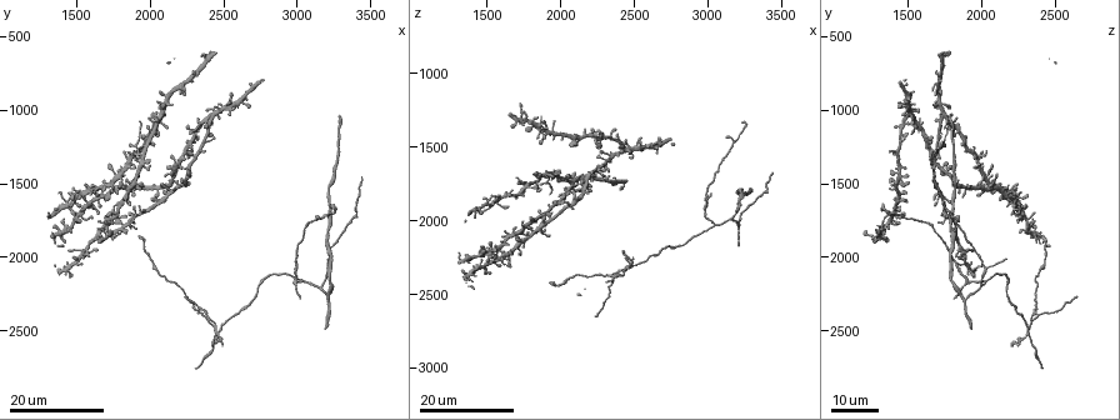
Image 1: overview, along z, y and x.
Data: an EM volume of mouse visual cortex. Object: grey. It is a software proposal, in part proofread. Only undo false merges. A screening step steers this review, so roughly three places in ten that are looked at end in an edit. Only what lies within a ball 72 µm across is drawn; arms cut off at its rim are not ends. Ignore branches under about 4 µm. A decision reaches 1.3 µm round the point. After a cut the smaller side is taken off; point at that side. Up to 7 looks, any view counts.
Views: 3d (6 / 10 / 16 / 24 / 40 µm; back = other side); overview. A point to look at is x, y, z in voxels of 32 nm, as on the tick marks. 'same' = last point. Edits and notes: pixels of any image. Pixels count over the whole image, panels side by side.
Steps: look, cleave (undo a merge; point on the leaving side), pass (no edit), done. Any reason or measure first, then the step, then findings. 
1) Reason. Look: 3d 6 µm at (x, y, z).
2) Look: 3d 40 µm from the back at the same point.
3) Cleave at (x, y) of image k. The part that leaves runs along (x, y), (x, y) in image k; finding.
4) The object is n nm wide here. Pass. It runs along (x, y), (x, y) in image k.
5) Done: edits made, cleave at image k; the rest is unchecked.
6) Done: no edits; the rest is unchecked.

Arms run side by side. Look: 3d 16 µm at (1580, 1680, 2240).

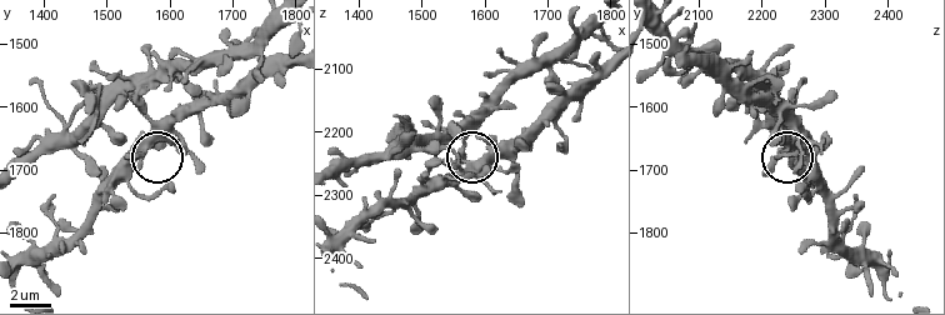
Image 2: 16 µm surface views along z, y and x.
Look: 3d 6 µm at (1555, 1675, 2250).

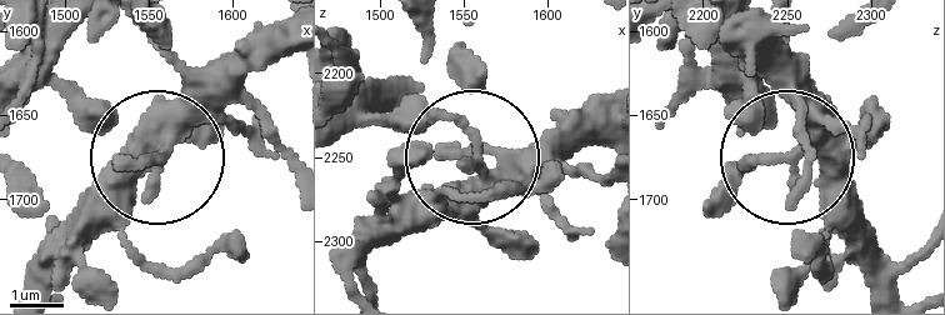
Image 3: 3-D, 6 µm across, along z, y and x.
3 arms meet here. Pass. Continuous, no second neuron.

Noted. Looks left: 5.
Three arms meet. Look: 3d 16 µm at (3040, 2160, 2040).

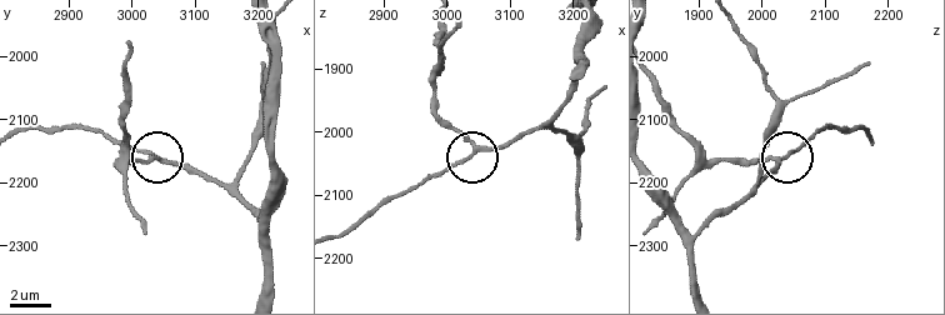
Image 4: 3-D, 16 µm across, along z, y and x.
Look: 3d 10 µm at (3045, 2165, 2020).

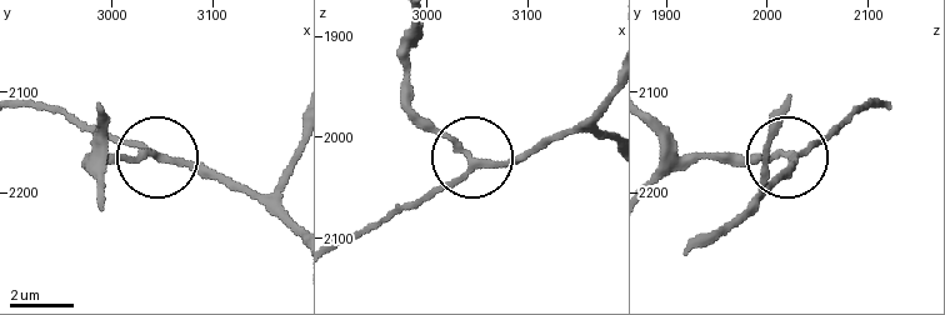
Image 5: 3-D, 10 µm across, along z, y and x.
The side arm is 36 µm long. Pass. It runs along (879, 108), (856, 110), (830, 138), (784, 156), (733, 156) in image 5; one neuron here.

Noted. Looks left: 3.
Four or more arms meet. Look: 3d 16 µm at (2440, 2540, 2320).

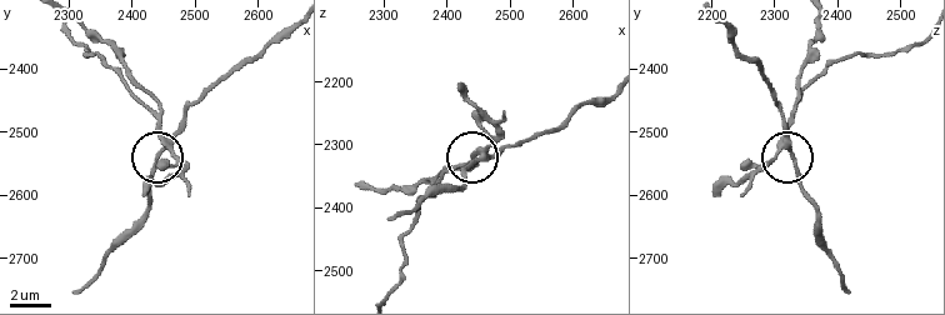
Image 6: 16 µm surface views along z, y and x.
Look: 3d 10 µm at (2460, 2520, 2315).

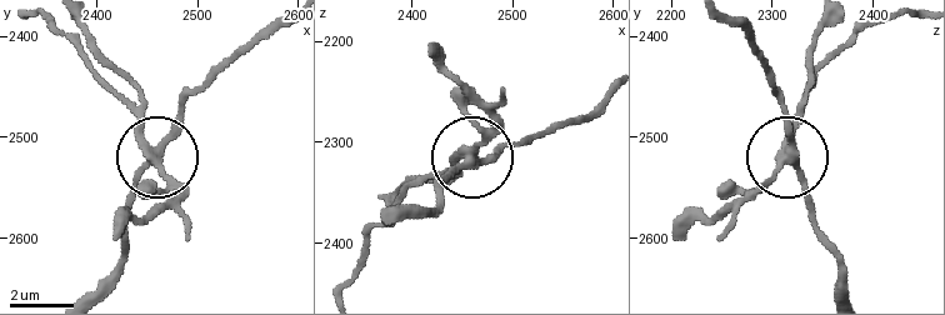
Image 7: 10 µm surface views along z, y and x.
4 arms meet here. Cleave at (135, 110) of image 7. Two neurons meet here.

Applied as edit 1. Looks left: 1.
Done: edits made, cleave at image 7; the rest is unchecked.

